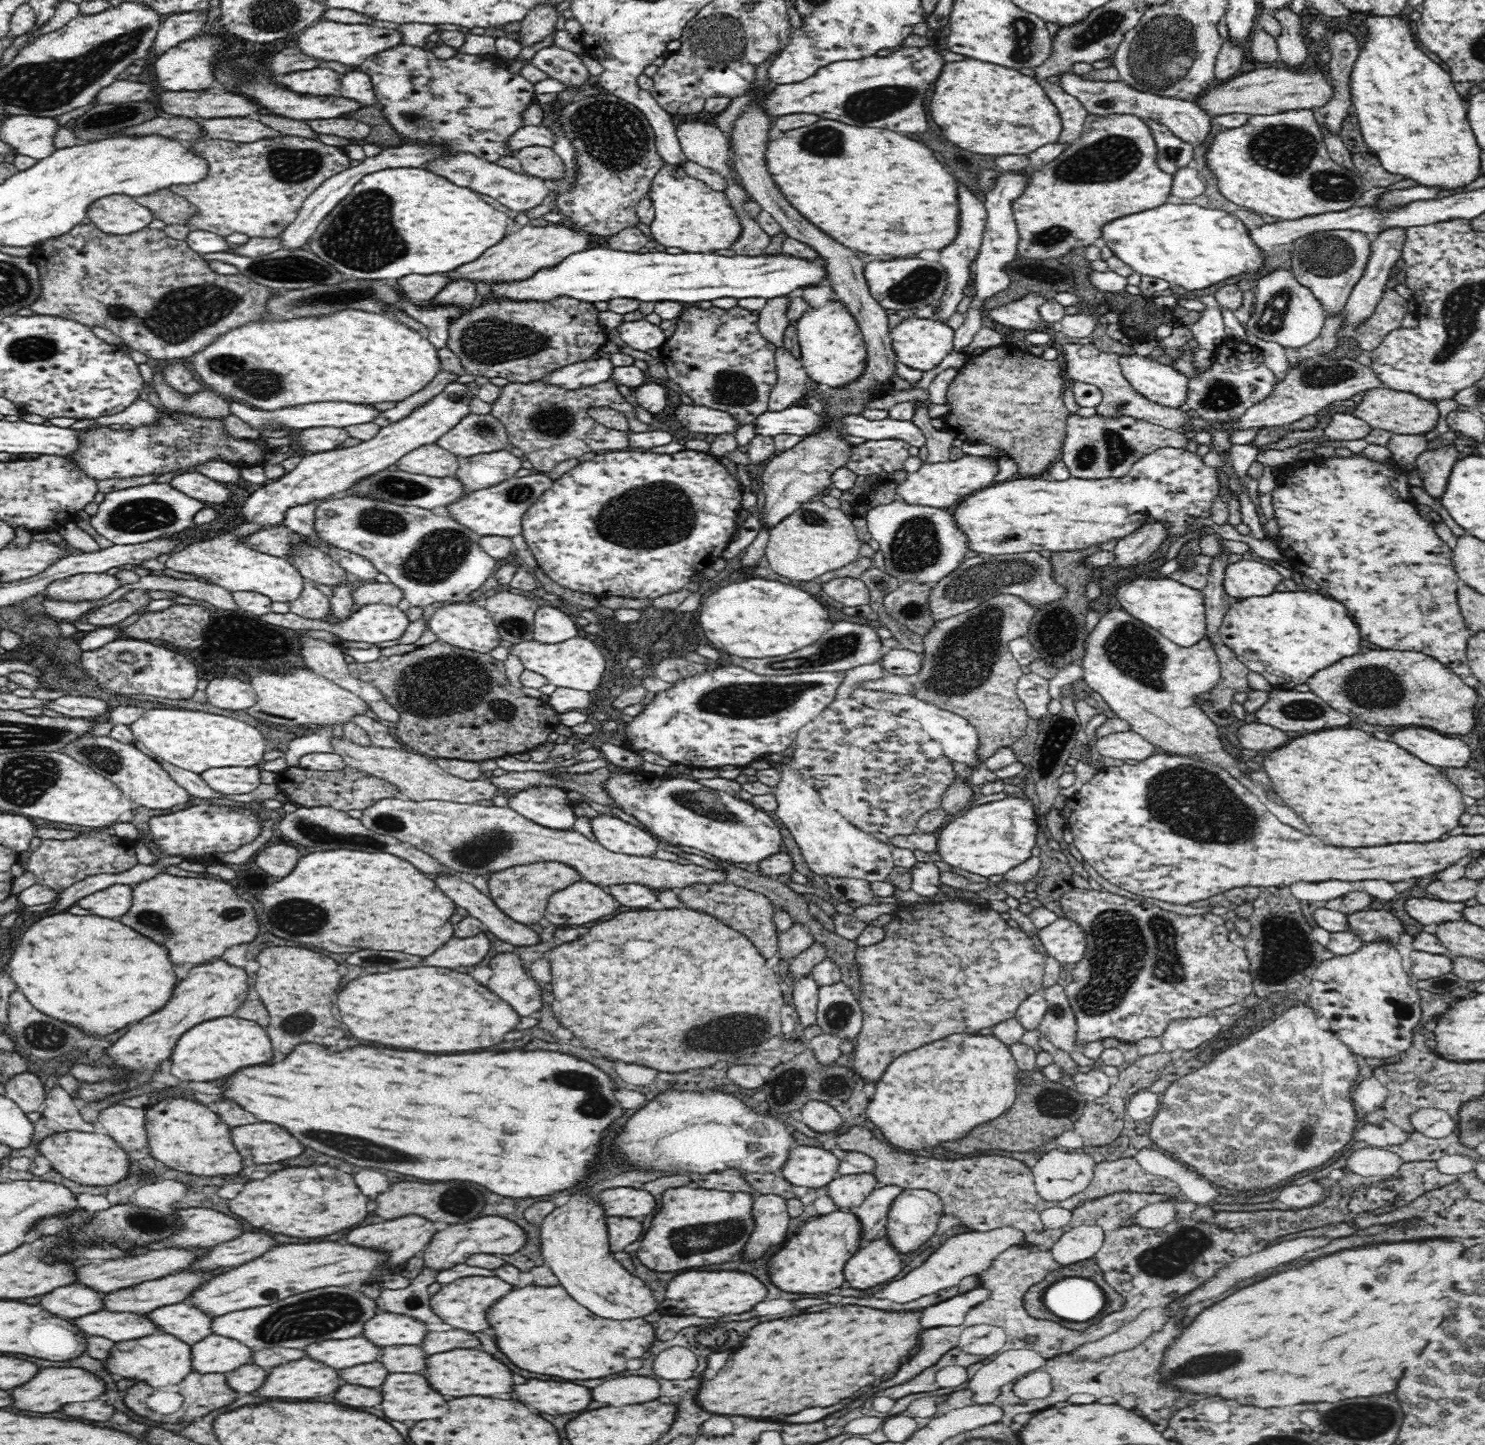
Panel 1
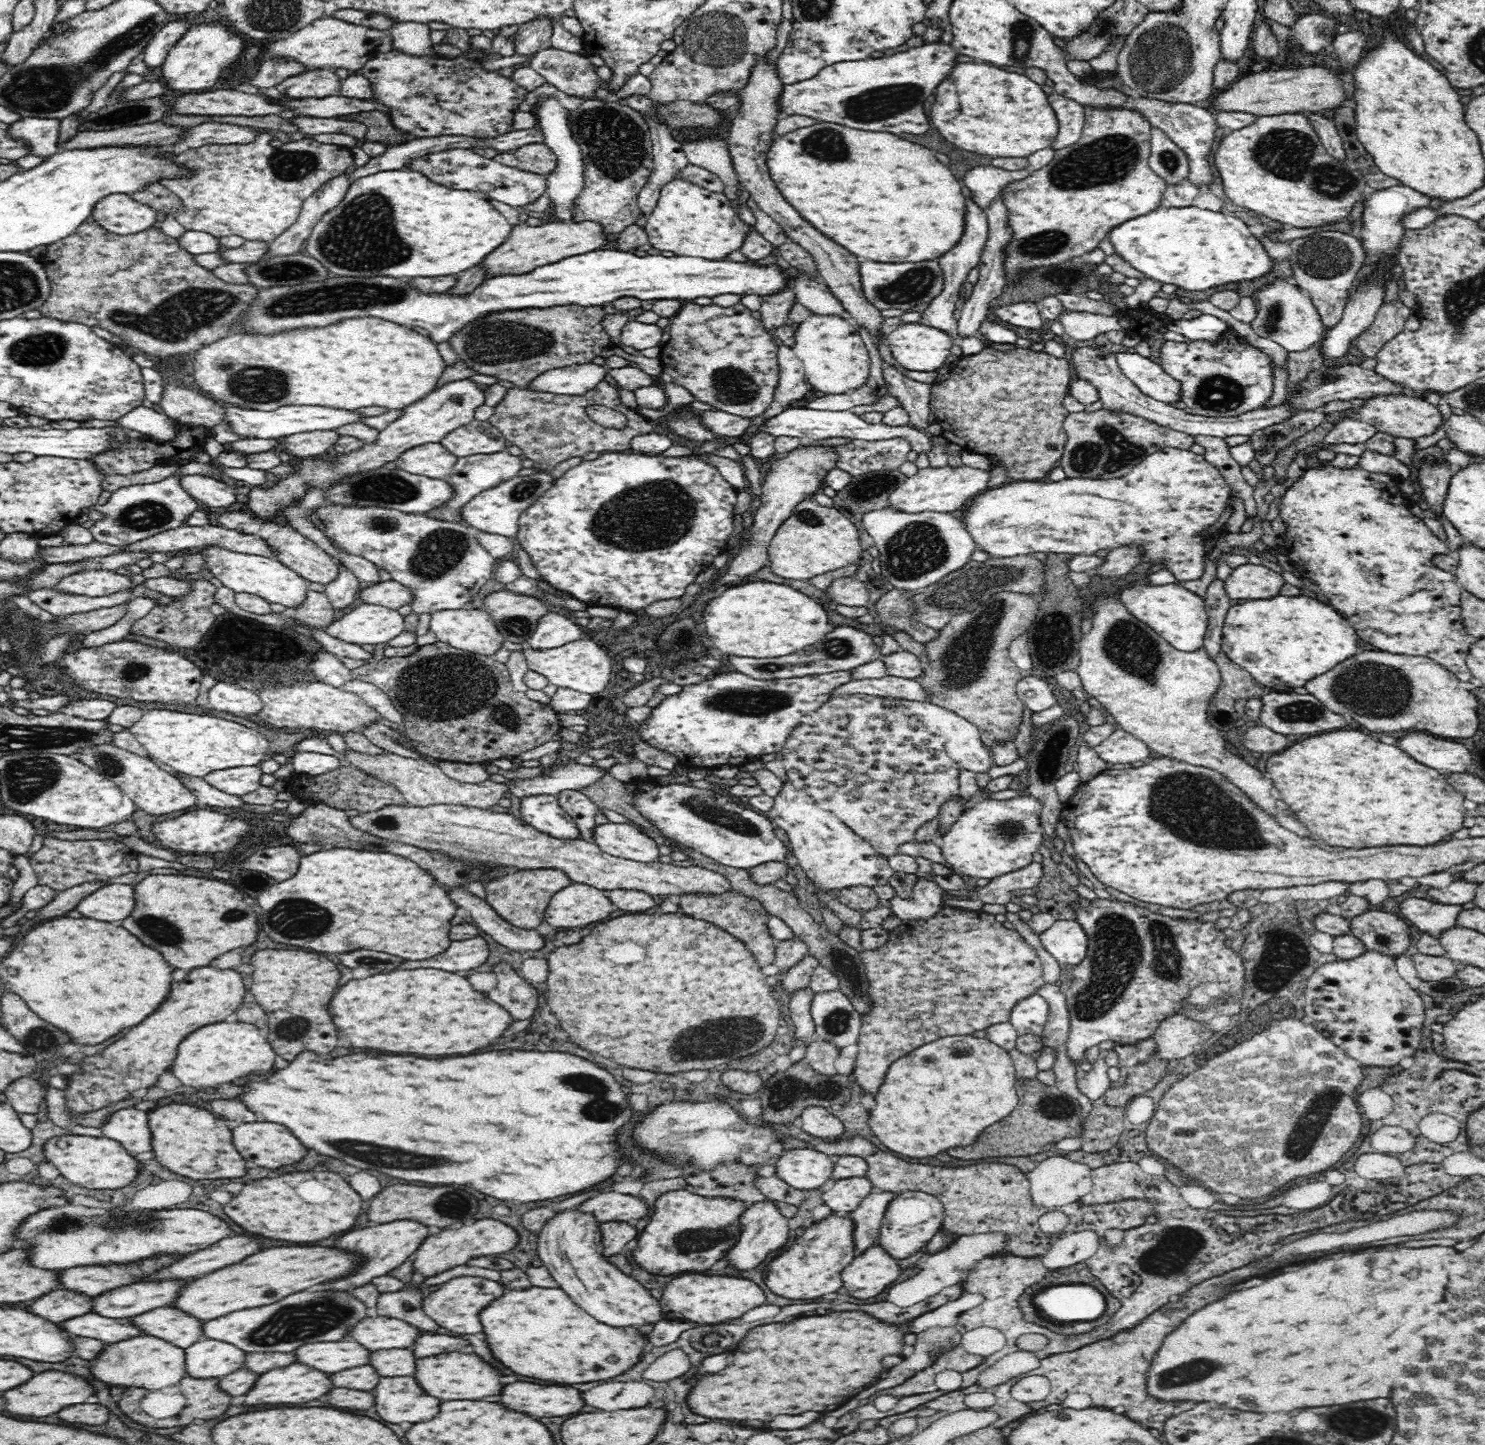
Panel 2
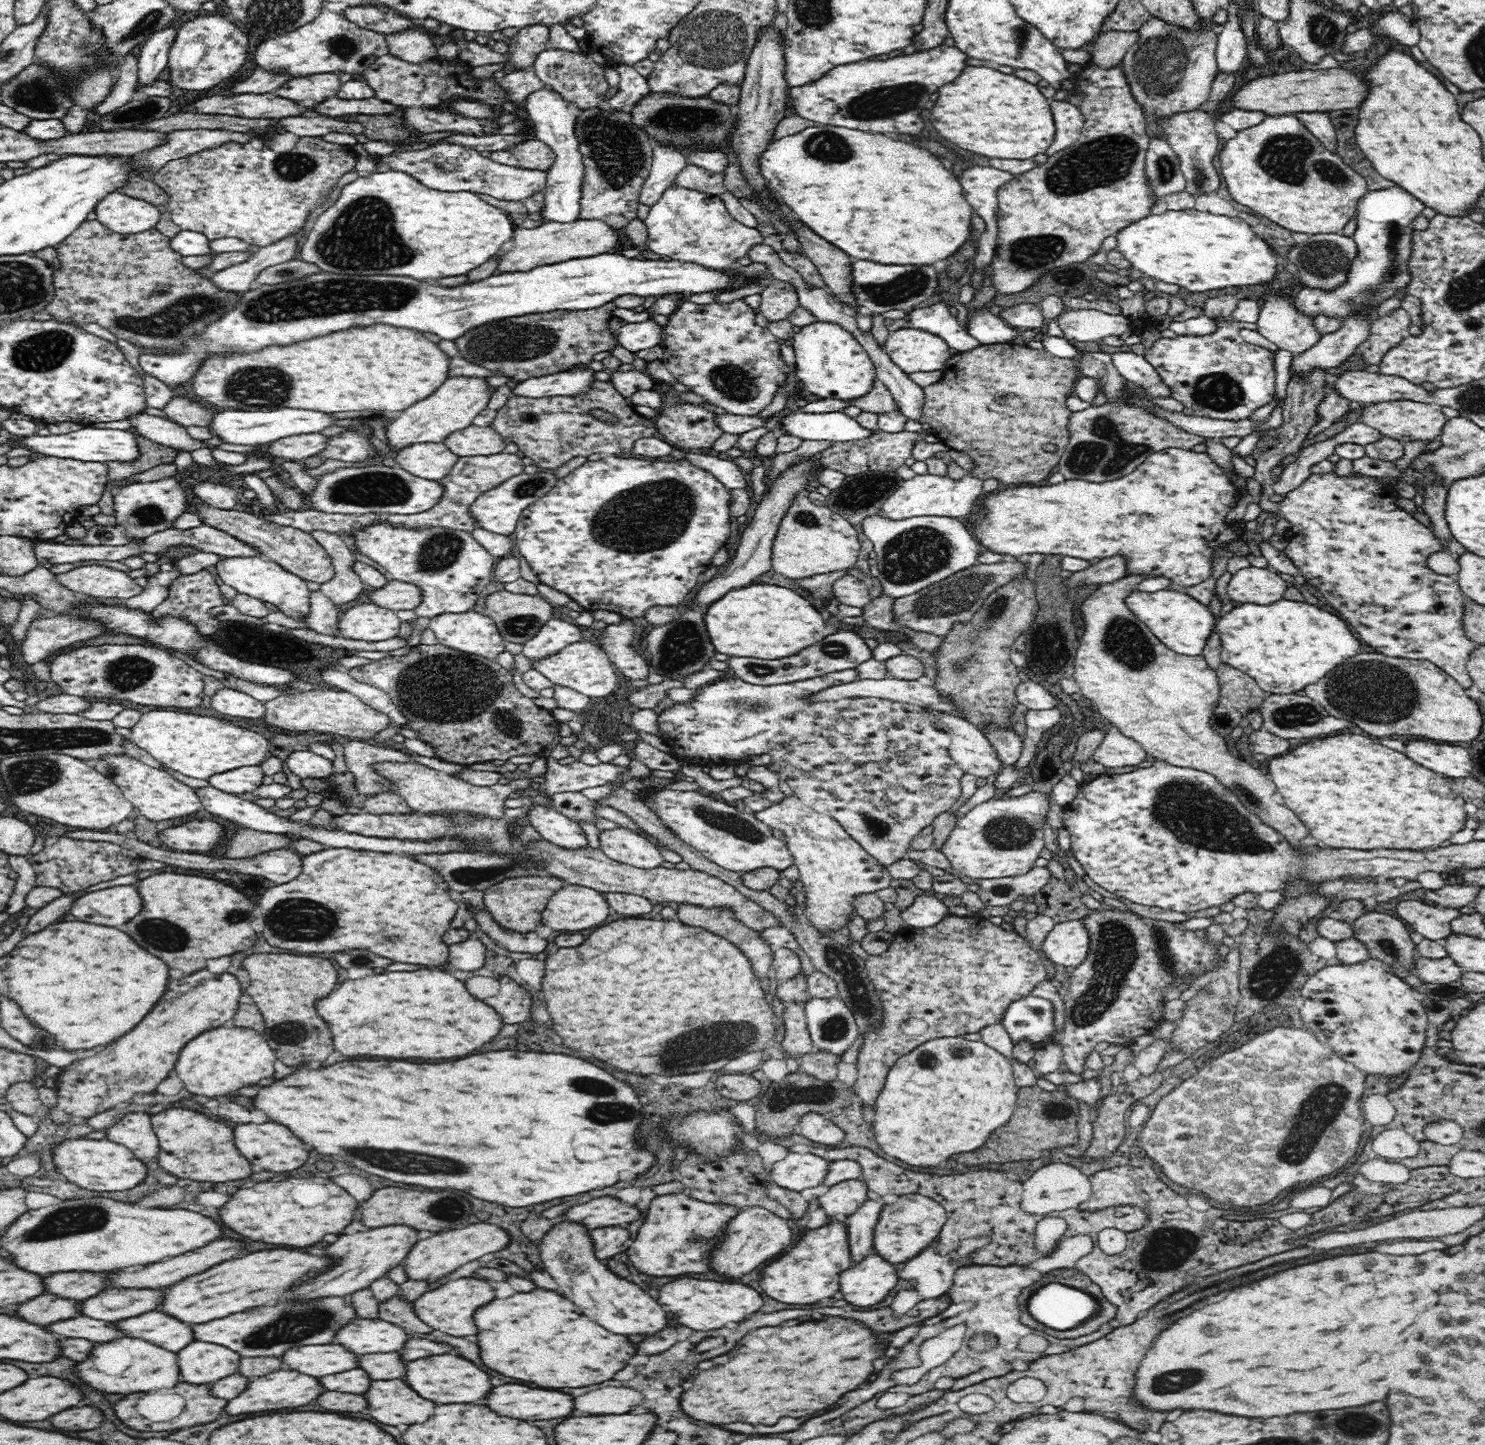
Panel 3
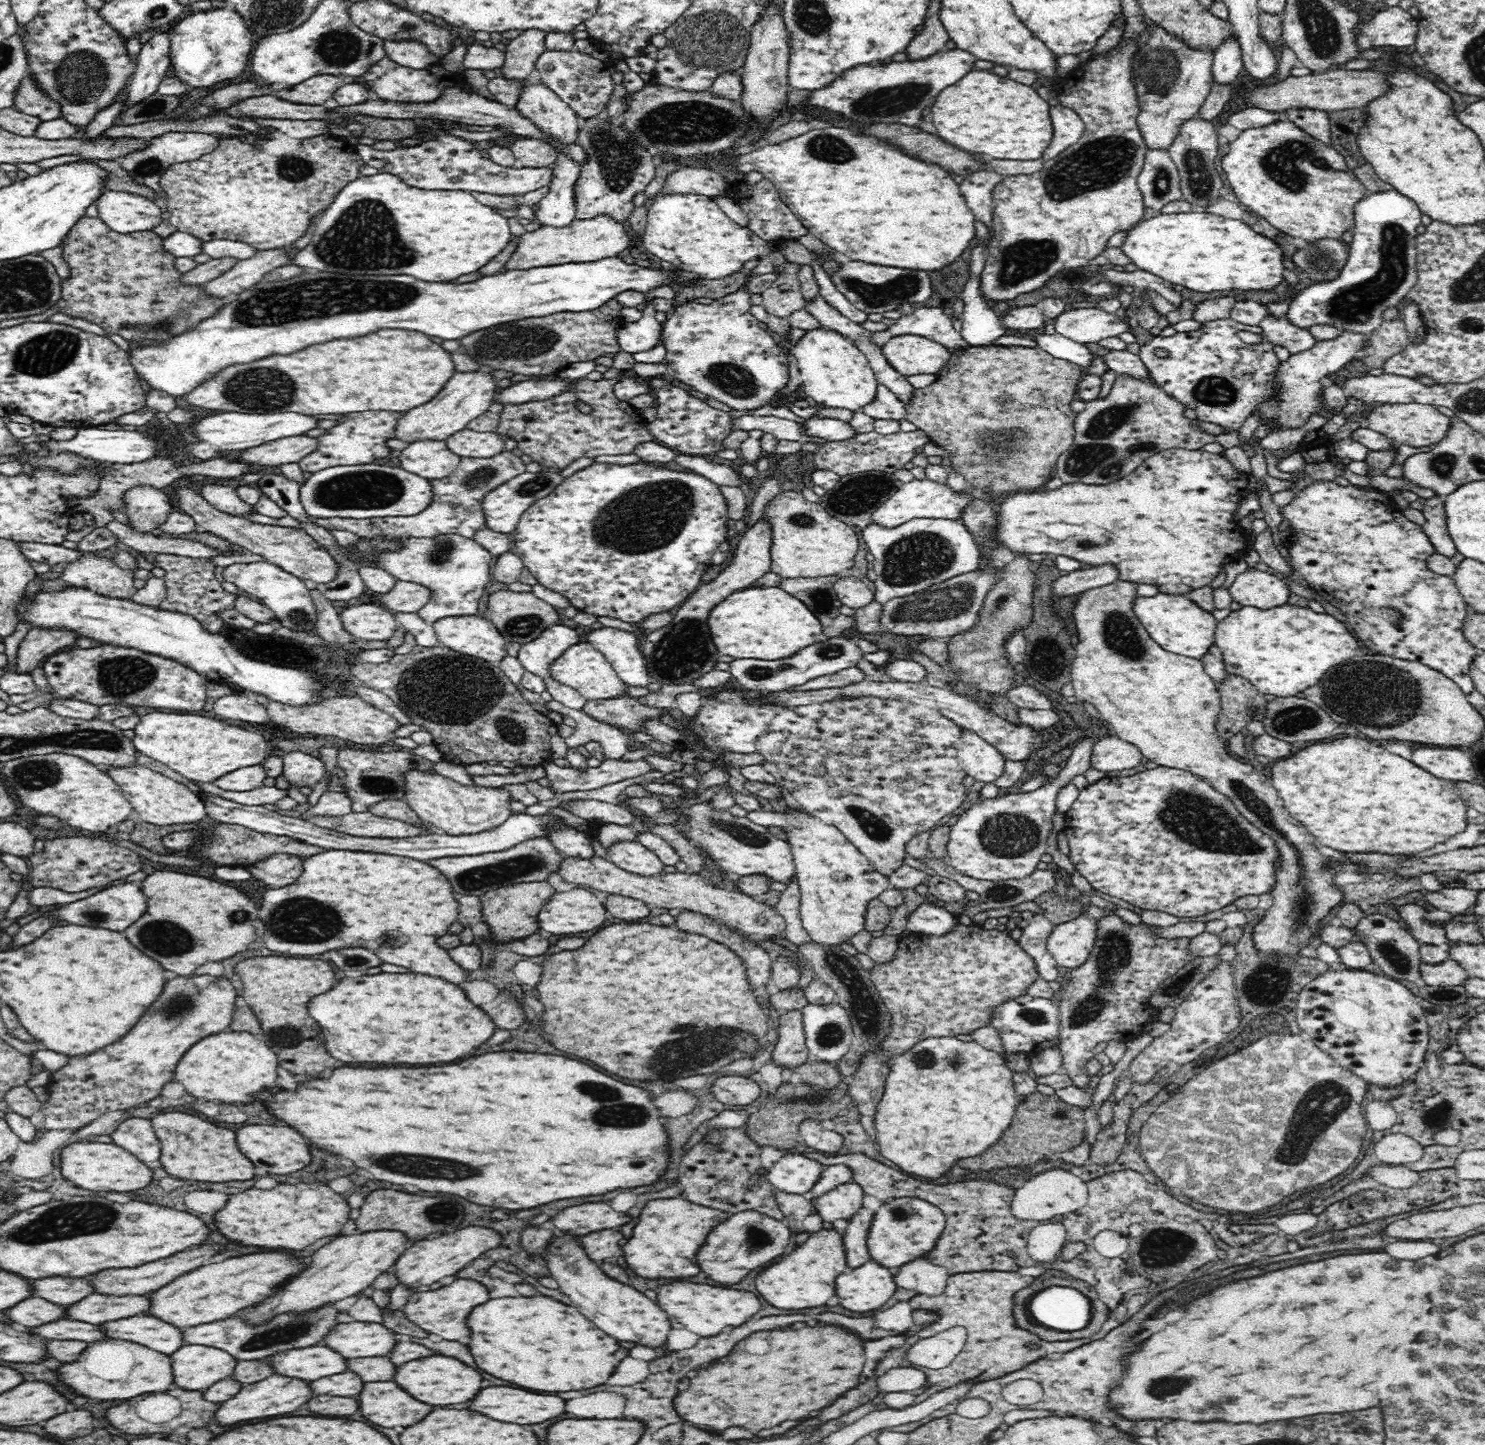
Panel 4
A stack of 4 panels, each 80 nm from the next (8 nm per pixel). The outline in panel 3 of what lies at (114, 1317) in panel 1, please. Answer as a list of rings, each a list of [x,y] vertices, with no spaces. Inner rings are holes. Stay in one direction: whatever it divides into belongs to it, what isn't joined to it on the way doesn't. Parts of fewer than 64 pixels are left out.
[[[82,1315],[48,1324],[46,1330],[62,1338],[86,1338],[90,1342],[110,1342],[120,1337],[120,1330],[114,1322],[94,1320]]]

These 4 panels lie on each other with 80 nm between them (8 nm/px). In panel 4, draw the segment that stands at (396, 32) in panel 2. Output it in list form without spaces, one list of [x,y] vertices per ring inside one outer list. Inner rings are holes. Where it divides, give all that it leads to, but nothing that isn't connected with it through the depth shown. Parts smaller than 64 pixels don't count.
[[[384,40],[383,45],[386,57],[408,68],[427,69],[428,65],[437,64],[440,60],[419,40]]]

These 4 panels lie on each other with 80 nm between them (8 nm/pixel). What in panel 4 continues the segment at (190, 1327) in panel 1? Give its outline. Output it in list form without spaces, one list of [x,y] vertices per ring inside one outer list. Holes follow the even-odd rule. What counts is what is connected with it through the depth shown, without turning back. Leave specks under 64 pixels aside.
[[[132,1316],[104,1322],[102,1330],[106,1338],[118,1340],[128,1338],[128,1342],[142,1342],[144,1346],[156,1346],[156,1350],[168,1355],[186,1344],[183,1332],[154,1316]]]

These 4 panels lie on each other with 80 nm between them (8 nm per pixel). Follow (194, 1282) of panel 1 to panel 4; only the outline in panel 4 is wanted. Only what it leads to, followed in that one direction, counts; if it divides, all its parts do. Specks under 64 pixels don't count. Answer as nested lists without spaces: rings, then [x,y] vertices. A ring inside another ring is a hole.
[[[89,1294],[76,1304],[68,1307],[67,1318],[102,1324],[116,1318],[126,1318],[134,1314],[142,1314],[148,1310],[148,1298],[144,1296],[100,1296]]]

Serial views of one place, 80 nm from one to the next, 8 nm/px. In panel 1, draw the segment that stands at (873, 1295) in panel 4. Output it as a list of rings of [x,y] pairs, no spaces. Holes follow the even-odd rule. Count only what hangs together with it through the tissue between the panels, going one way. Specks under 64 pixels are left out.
[[[878,1238],[866,1241],[862,1250],[856,1252],[844,1268],[844,1276],[852,1288],[868,1290],[892,1281],[902,1272],[904,1264],[900,1253],[887,1239]]]

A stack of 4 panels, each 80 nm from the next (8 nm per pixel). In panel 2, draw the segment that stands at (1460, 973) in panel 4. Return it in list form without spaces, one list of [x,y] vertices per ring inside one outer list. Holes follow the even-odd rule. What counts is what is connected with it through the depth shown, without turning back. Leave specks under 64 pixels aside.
[[[1416,953],[1410,957],[1414,961],[1418,978],[1426,982],[1438,982],[1445,978],[1452,978],[1458,972],[1456,962],[1447,956]]]

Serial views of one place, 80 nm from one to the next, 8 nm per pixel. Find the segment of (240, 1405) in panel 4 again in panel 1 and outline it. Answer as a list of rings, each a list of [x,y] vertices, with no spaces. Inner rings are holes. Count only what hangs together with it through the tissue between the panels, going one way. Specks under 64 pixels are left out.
[[[307,1356],[280,1364],[268,1371],[267,1379],[258,1390],[253,1392],[254,1395],[262,1398],[282,1398],[282,1400],[310,1400],[310,1398],[332,1394],[340,1384],[344,1384],[335,1367],[326,1366],[323,1362],[316,1362],[315,1359]]]

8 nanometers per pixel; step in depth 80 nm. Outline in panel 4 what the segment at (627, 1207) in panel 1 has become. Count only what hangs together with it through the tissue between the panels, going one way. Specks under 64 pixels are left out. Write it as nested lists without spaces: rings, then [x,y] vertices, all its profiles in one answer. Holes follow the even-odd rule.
[[[588,1202],[566,1208],[550,1218],[547,1225],[558,1230],[572,1230],[576,1234],[590,1234],[592,1231],[616,1228],[630,1222],[630,1216],[614,1212],[606,1202]]]

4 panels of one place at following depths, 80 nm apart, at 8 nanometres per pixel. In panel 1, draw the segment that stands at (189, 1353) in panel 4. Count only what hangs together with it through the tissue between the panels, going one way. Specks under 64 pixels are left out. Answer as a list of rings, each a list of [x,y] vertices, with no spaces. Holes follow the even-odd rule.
[[[210,1334],[191,1345],[192,1370],[200,1374],[225,1374],[251,1362],[253,1350],[235,1338]]]

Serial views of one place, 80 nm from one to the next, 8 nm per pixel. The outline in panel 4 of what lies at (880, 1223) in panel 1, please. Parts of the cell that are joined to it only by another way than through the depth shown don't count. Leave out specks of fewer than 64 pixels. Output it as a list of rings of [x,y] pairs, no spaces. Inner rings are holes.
[[[861,1207],[849,1220],[846,1234],[843,1236],[849,1270],[858,1268],[872,1259],[867,1247],[867,1236],[874,1213],[871,1209]]]

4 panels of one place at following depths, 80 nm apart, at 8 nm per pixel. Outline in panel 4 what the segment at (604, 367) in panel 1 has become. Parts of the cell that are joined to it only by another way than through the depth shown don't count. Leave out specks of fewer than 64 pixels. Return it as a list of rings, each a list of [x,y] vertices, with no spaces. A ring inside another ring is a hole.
[[[556,375],[556,379],[551,381],[545,379],[541,381],[534,379],[520,381],[505,389],[499,389],[495,401],[504,406],[508,406],[509,403],[536,402],[555,397],[564,391],[574,389],[574,386],[576,386],[576,383],[572,383],[572,380],[560,379],[558,375]]]

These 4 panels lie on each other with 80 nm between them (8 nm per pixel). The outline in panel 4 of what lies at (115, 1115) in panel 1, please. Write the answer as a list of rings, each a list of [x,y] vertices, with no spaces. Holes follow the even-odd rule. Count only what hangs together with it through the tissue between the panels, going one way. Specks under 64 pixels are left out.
[[[125,1116],[109,1132],[114,1144],[136,1155],[143,1164],[161,1160],[161,1144],[152,1128],[151,1119]]]

